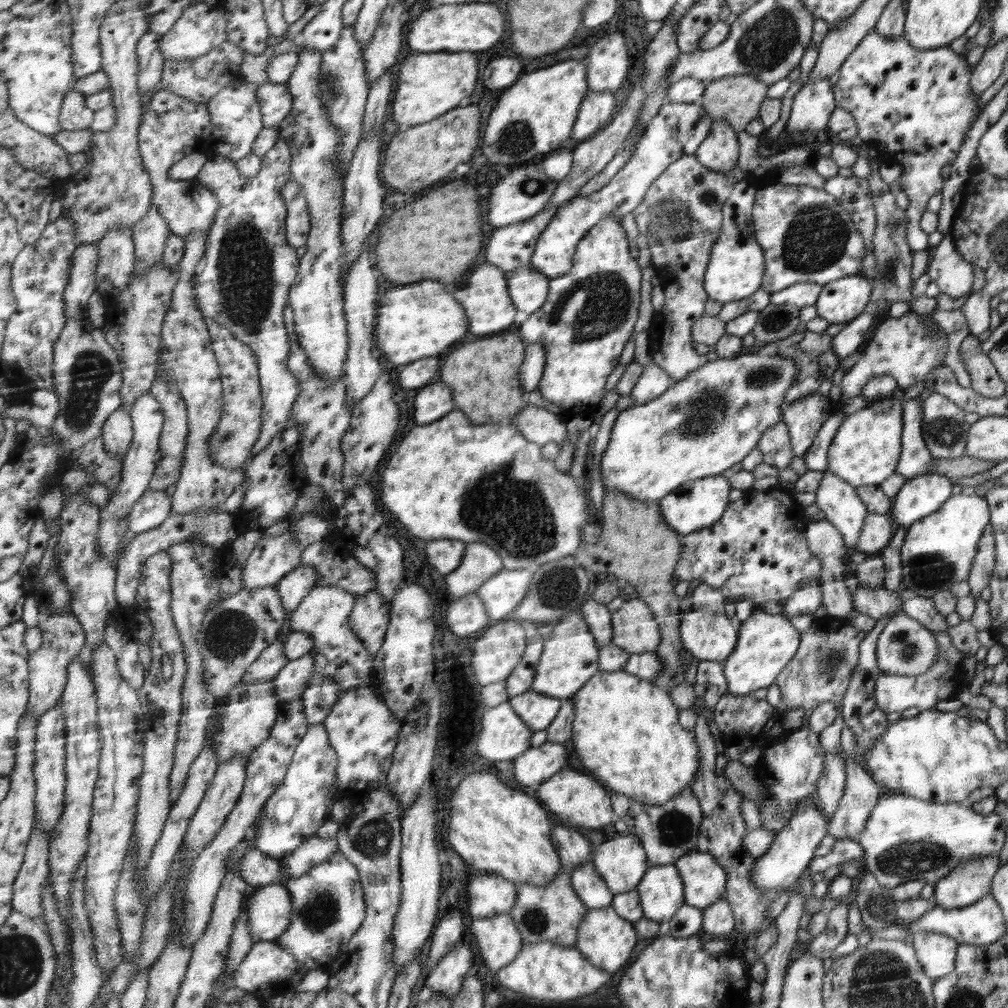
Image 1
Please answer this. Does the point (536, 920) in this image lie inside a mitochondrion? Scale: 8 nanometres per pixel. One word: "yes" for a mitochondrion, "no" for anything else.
yes

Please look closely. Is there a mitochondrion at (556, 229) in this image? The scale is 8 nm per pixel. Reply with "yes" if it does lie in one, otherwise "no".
no

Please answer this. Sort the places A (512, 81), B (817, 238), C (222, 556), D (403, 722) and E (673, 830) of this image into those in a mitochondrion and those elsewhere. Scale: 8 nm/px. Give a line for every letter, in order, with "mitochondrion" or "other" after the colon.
A: other
B: mitochondrion
C: other
D: other
E: mitochondrion

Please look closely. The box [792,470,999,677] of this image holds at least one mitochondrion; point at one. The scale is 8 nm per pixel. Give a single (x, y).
(930, 570)

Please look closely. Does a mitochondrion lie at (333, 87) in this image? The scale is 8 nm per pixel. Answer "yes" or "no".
yes

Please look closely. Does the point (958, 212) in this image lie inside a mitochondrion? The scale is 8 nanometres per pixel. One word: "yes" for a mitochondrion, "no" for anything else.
no

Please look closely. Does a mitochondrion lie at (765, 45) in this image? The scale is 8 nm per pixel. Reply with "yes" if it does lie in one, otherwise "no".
yes

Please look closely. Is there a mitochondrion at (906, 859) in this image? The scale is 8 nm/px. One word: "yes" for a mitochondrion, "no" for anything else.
yes

